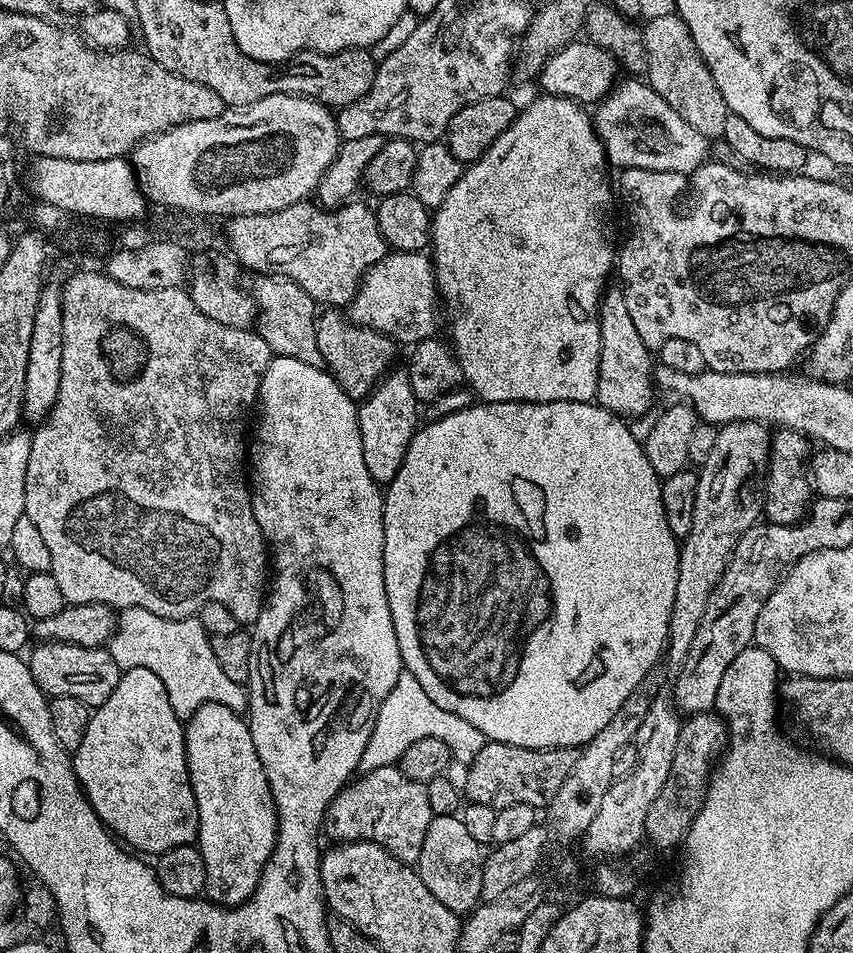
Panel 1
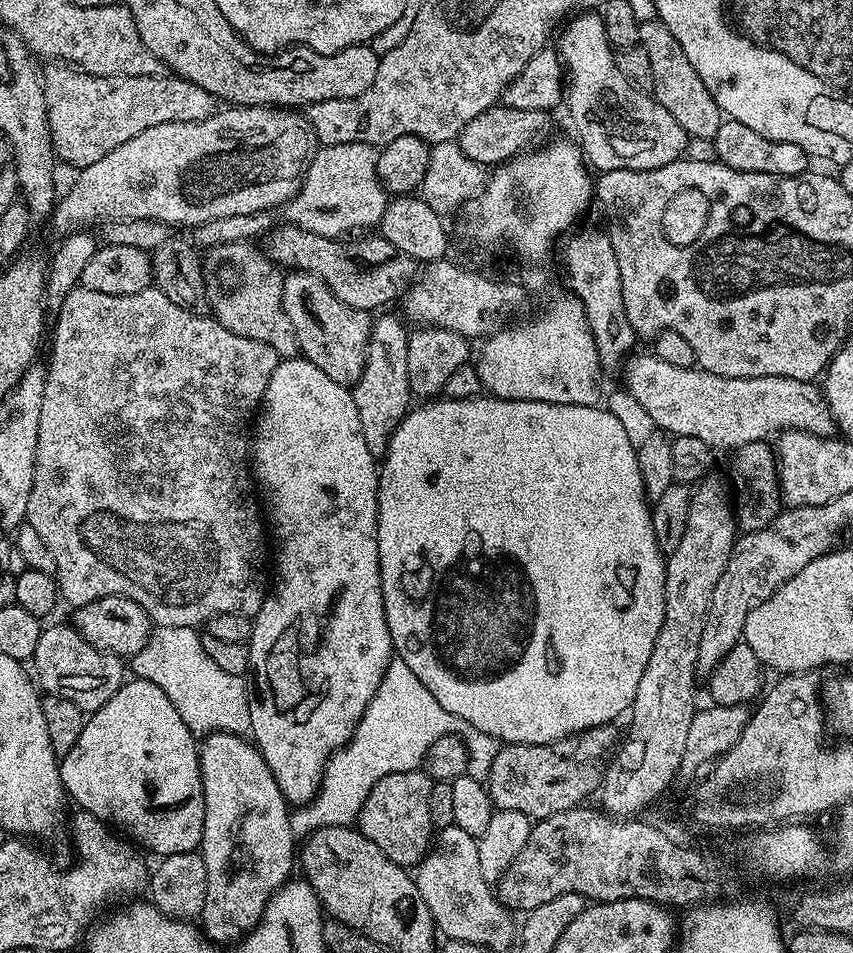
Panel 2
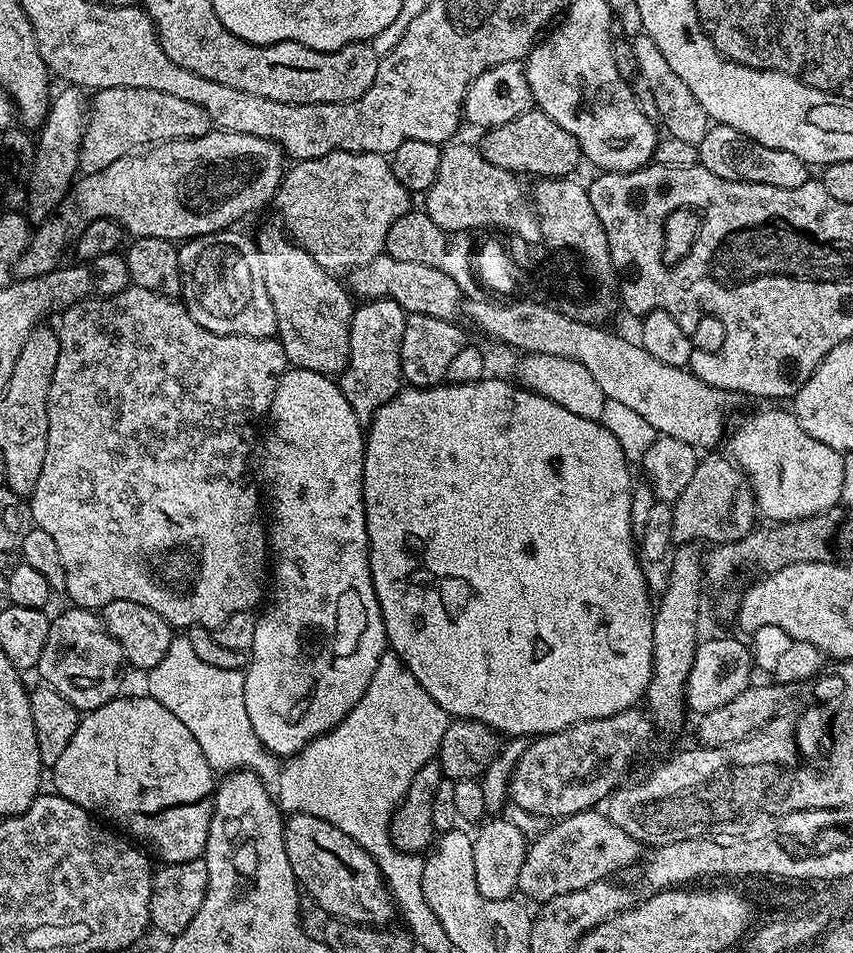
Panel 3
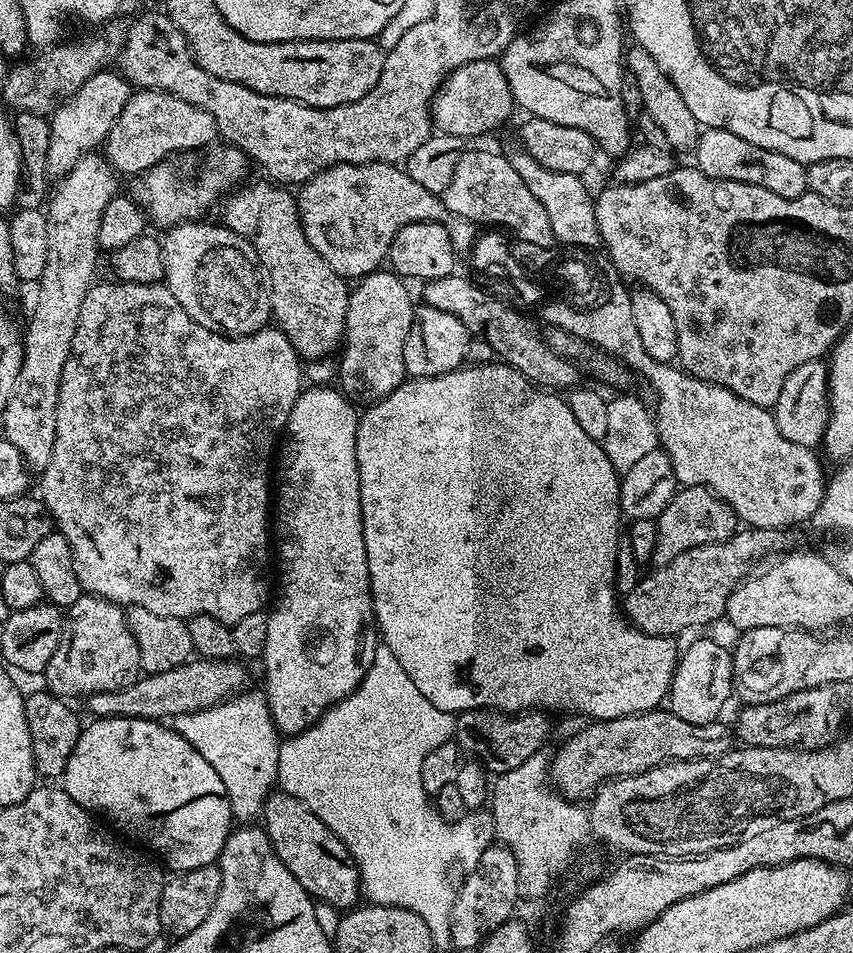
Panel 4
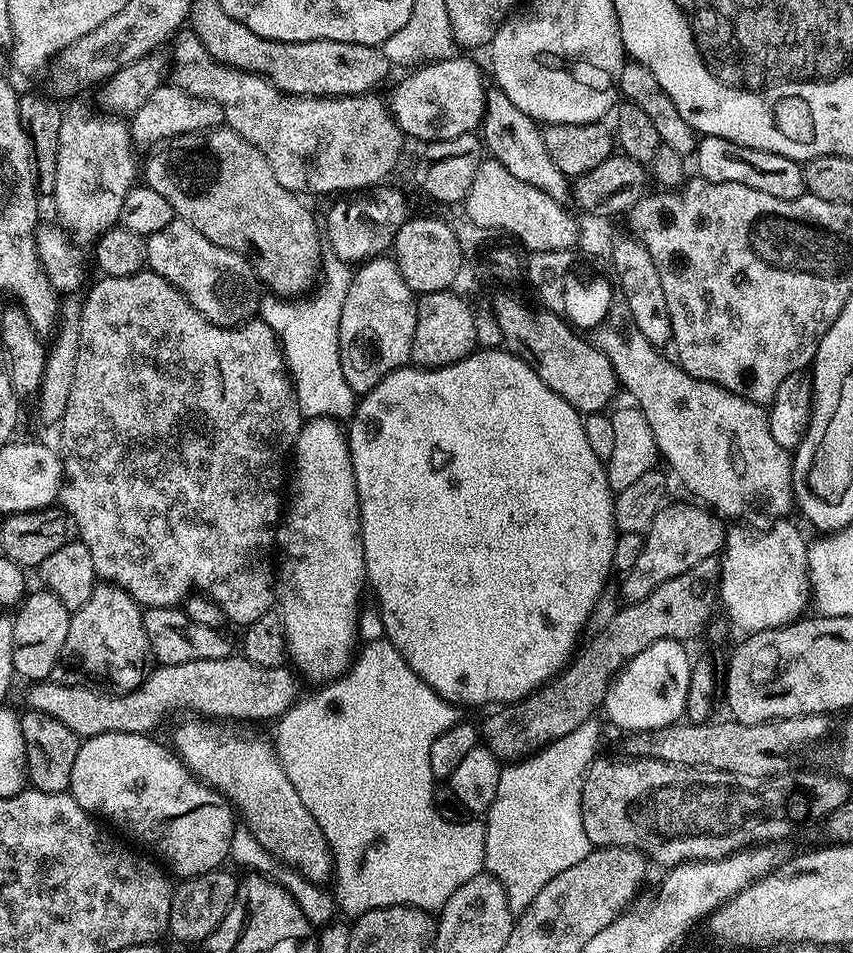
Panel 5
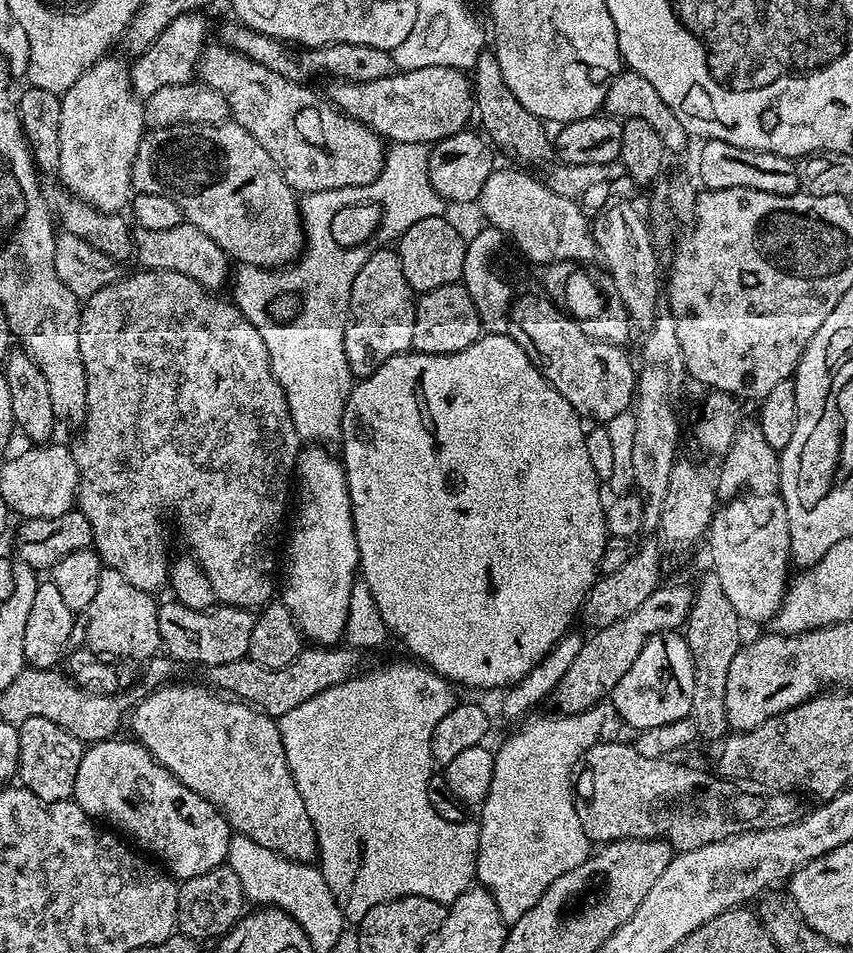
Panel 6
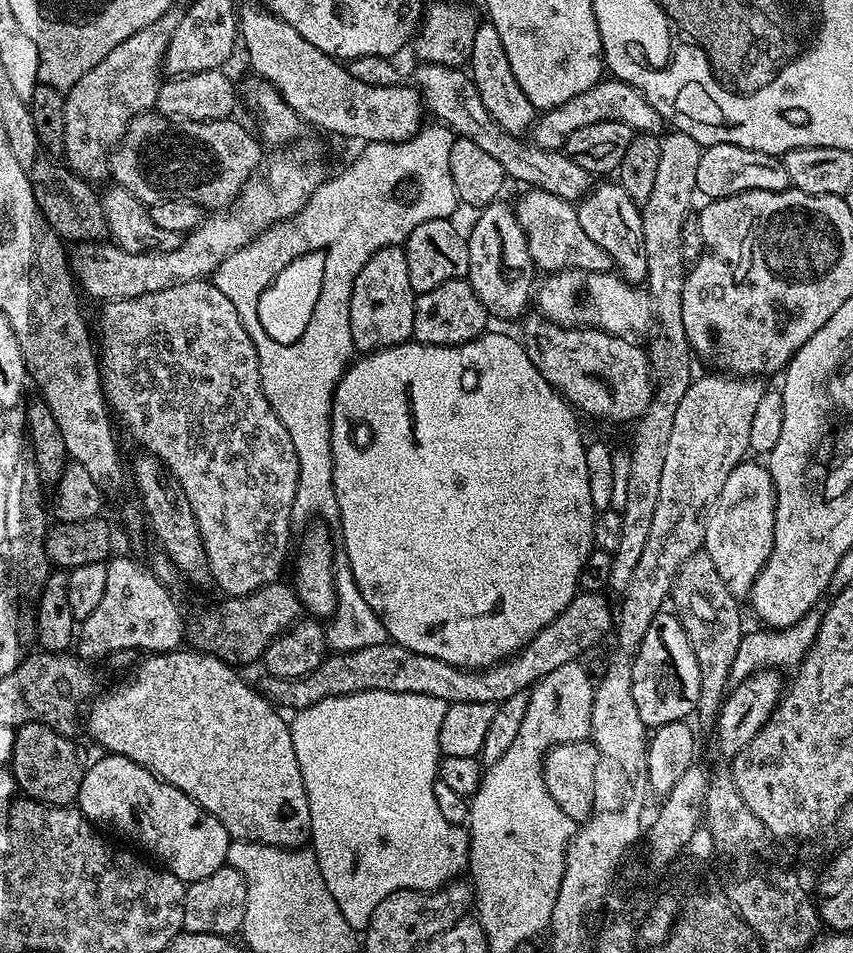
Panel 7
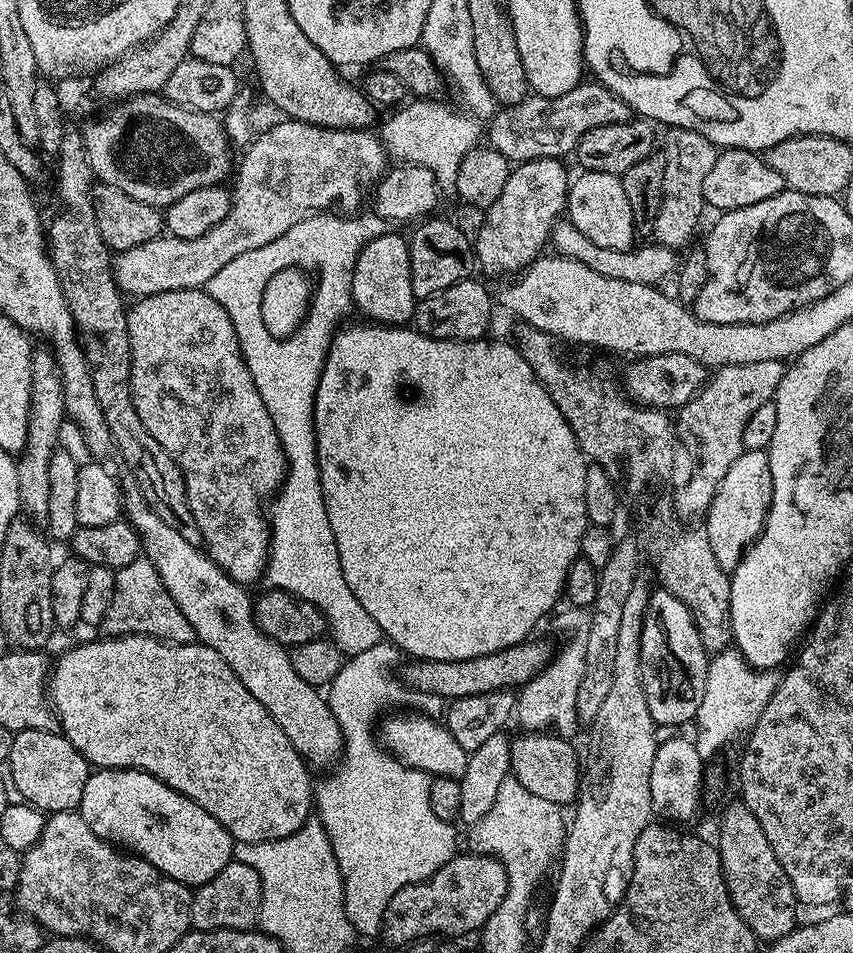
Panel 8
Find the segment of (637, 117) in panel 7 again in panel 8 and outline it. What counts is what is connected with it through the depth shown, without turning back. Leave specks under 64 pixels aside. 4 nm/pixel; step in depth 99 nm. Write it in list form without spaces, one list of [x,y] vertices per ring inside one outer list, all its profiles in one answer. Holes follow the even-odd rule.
[[[581,82],[574,90],[561,96],[528,95],[522,102],[501,107],[486,128],[487,143],[510,162],[525,160],[551,160],[575,153],[578,142],[598,126],[626,124],[634,113],[618,94],[599,82]]]

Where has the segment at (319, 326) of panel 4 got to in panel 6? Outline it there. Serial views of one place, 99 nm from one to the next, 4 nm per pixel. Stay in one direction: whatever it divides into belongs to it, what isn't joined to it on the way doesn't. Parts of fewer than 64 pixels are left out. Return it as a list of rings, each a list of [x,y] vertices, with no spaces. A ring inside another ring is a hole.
[[[235,122],[148,128],[140,137],[138,154],[134,154],[132,186],[137,193],[149,192],[170,198],[187,223],[202,230],[202,234],[209,236],[228,257],[240,264],[283,270],[299,260],[304,250],[304,223],[300,220],[297,193],[282,178],[274,158],[262,150],[262,142]]]

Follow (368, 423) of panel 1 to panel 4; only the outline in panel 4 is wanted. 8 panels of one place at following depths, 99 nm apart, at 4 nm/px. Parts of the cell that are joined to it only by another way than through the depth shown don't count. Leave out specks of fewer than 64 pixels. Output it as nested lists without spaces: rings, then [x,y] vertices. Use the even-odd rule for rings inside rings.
[[[377,270],[368,276],[361,276],[348,293],[338,380],[340,376],[339,387],[353,402],[361,400],[364,406],[377,404],[406,379],[402,350],[406,346],[406,334],[410,334],[414,311],[407,286],[395,272]]]

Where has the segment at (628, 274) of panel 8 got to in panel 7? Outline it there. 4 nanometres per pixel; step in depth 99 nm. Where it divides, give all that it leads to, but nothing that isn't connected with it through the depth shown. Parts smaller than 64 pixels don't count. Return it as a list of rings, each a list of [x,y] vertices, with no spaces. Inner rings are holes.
[[[541,188],[525,191],[520,201],[515,201],[516,217],[528,239],[530,258],[536,263],[541,273],[551,274],[565,272],[573,268],[579,272],[612,272],[614,265],[610,254],[598,246],[582,230],[582,222],[578,222],[576,204],[571,200],[563,200]]]

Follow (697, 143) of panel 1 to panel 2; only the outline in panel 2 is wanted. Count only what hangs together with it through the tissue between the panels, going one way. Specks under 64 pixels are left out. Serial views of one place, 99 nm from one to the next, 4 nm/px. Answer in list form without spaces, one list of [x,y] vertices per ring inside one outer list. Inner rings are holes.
[[[592,10],[581,13],[581,16],[573,15],[563,25],[558,55],[566,73],[568,116],[576,127],[575,139],[587,163],[601,173],[623,168],[650,170],[681,159],[688,150],[688,132],[674,122],[670,110],[659,104],[655,96],[645,94],[622,78],[602,18]]]

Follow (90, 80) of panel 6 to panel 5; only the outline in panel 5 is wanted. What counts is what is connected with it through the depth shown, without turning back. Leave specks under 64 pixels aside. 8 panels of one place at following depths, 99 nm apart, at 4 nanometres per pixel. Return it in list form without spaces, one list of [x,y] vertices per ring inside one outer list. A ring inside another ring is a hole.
[[[69,115],[62,122],[62,134],[58,134],[58,174],[51,199],[56,203],[55,219],[76,246],[95,245],[102,233],[117,227],[122,202],[138,180],[138,160],[136,164],[132,157],[134,145],[129,125],[120,118],[97,117]]]

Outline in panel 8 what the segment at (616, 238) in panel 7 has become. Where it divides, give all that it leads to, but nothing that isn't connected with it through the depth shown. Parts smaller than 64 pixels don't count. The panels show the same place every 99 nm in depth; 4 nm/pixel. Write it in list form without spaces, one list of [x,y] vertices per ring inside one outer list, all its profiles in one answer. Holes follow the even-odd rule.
[[[587,170],[579,174],[581,176],[577,180],[575,177],[568,185],[566,218],[598,246],[606,246],[606,250],[632,251],[637,243],[638,221],[630,210],[630,198],[626,198],[626,190],[622,190],[620,176]]]

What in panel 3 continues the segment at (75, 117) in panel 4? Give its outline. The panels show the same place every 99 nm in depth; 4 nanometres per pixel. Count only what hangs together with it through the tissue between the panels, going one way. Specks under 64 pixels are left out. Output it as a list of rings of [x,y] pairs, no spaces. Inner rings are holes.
[[[64,86],[57,96],[55,93],[51,97],[48,117],[40,125],[38,135],[35,137],[36,153],[32,170],[26,181],[26,215],[29,221],[43,222],[59,209],[56,207],[60,203],[60,207],[65,203],[66,197],[77,179],[76,172],[81,171],[80,147],[89,111],[90,104],[86,99],[85,89]]]

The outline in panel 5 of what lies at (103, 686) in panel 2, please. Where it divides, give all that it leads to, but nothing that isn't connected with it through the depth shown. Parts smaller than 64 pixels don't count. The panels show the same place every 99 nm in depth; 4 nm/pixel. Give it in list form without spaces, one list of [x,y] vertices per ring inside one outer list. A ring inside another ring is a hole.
[[[107,582],[97,583],[96,588],[86,598],[83,606],[72,613],[70,622],[70,634],[66,634],[66,646],[62,657],[66,665],[73,664],[80,672],[85,672],[88,676],[93,676],[101,685],[117,692],[132,692],[144,680],[146,667],[144,663],[149,663],[150,649],[146,638],[146,626],[144,625],[144,613],[141,605],[130,594],[126,594],[124,588],[119,588],[116,584]]]

